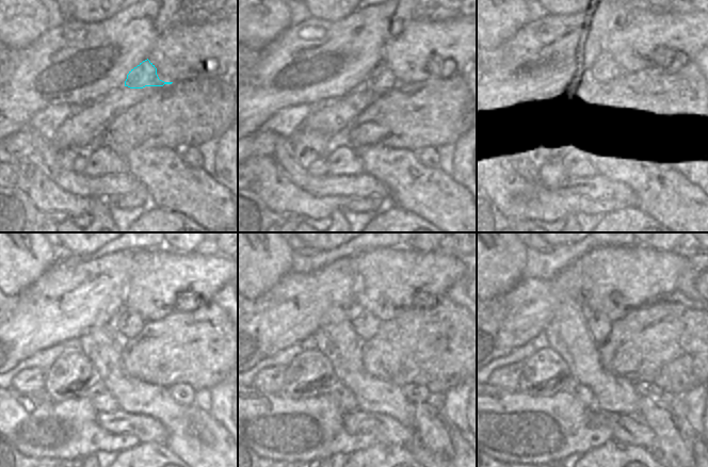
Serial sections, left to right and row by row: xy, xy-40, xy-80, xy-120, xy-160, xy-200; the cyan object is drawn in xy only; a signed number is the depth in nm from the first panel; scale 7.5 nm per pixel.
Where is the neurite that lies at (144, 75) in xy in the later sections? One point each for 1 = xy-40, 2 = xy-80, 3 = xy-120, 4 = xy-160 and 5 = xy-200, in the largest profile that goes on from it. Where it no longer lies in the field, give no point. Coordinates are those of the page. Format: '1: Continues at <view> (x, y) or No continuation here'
1: Continues at xy-40 (381, 80)
2: Continues at xy-80 (605, 70)
3: Continues at xy-120 (127, 323)
4: Continues at xy-160 (365, 324)
5: Continues at xy-200 (599, 327)

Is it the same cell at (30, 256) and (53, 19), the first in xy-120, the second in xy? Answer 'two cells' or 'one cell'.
two cells

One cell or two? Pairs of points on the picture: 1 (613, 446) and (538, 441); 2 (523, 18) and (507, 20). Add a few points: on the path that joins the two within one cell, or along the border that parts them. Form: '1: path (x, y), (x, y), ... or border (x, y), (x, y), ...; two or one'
1: border (612, 437), (582, 454); two
2: path (518, 18), (511, 18); one

